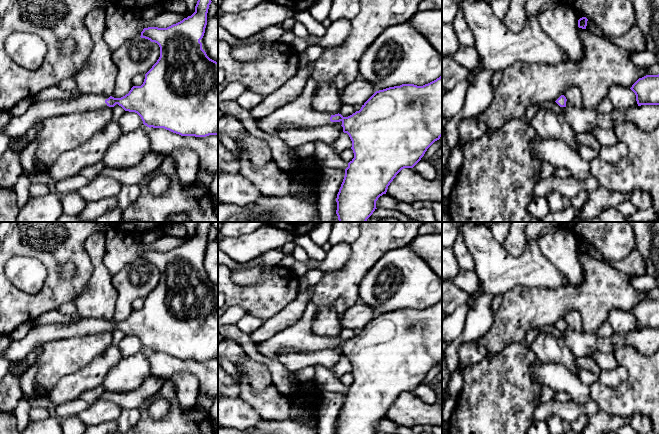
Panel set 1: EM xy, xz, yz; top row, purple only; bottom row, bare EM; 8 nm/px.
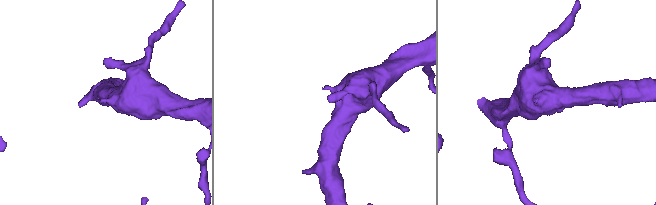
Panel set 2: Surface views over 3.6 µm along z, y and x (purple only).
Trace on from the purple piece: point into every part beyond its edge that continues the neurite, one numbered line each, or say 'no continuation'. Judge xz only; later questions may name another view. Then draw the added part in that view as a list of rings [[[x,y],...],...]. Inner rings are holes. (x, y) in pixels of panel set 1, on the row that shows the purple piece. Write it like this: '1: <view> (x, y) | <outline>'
1: xz (299, 112) | [[[311,77],[308,78],[300,96],[270,115],[256,119],[257,127],[266,133],[275,134],[279,127],[285,125],[317,127],[338,124],[341,126],[342,121],[330,121],[331,114],[317,112],[312,109],[311,97],[316,88],[316,82]]]

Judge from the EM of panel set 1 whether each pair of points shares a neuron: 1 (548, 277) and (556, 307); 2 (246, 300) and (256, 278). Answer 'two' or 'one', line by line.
1: two
2: two

